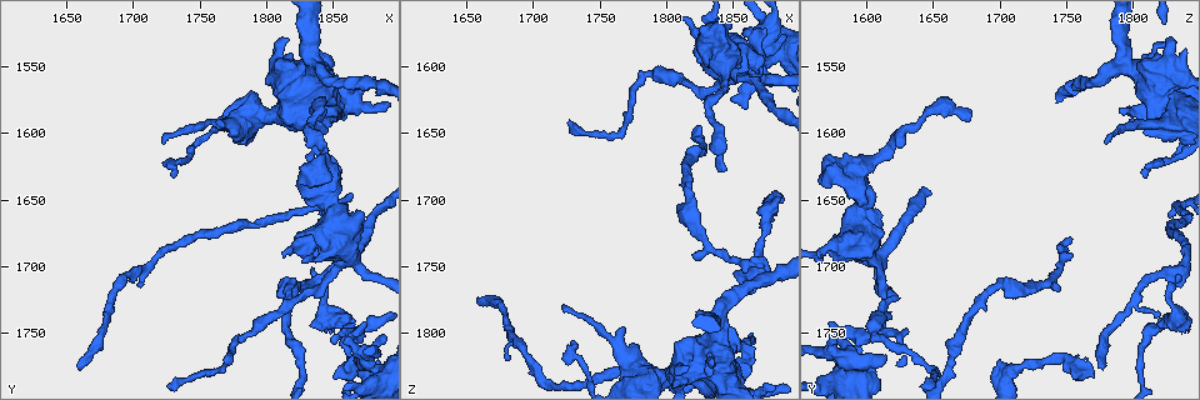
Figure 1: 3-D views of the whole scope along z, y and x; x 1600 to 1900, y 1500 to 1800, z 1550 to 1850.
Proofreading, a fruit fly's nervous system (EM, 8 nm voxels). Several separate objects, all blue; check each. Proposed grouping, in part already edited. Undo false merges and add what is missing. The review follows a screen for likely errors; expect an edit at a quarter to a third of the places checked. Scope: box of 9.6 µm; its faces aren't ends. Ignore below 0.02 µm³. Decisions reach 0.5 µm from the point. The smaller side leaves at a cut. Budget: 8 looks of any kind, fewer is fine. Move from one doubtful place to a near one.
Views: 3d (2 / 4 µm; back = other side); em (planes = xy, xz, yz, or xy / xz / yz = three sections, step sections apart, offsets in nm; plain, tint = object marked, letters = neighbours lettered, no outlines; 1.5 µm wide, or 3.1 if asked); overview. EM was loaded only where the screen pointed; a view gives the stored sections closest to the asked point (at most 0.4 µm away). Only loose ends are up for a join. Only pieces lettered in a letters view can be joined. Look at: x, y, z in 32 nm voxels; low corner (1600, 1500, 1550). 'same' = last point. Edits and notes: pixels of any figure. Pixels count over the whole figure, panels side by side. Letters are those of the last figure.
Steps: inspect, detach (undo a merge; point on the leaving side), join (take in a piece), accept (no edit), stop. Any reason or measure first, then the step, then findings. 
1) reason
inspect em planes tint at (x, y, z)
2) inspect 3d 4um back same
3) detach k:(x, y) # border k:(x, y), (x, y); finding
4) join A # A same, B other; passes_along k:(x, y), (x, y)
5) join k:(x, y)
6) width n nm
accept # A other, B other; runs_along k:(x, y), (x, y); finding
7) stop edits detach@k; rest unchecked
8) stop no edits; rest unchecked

tapers out
inspect 3d 2um back at (1658, 1776, 1776)

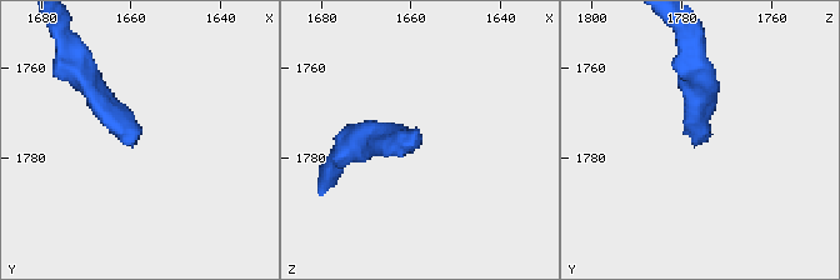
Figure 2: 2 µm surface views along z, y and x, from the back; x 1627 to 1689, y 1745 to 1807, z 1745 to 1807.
inspect em xz step 8 tint at (1659, 1776, 1777)

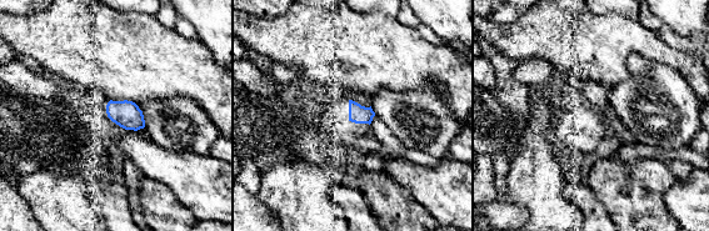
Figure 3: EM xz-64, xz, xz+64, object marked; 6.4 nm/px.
inspect em xy step 8 letters same

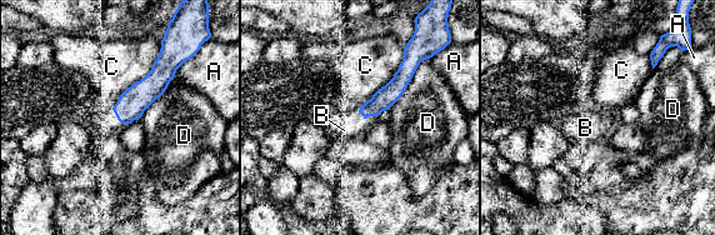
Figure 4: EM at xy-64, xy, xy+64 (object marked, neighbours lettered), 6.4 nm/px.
width 120 nm
join B # A other, B same, C other, D other; it goes on there

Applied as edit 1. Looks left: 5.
thick end
inspect 3d 4um back at (1806, 1550, 1806)

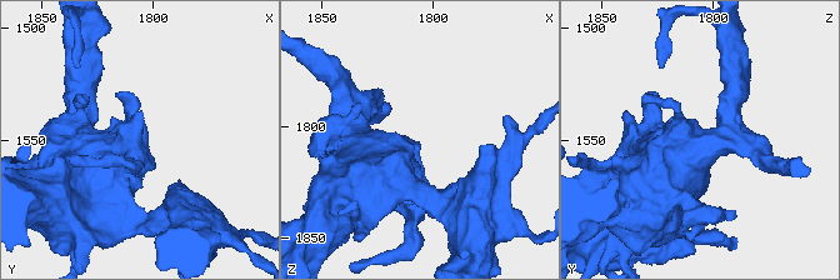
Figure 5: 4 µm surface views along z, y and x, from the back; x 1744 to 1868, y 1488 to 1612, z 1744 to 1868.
inspect em xy step 4 letters same

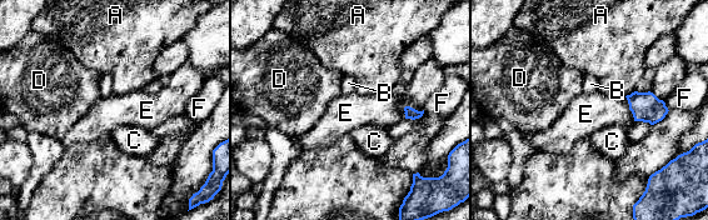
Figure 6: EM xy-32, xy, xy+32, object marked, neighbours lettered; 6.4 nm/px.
accept # A other, B other, C other, D other, E other, F other; border 6:(423, 109), (405, 106), (404, 118); none of them fits

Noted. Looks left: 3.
thick turns thin
inspect em 3.1um planes letters at (1848, 1584, 1808)

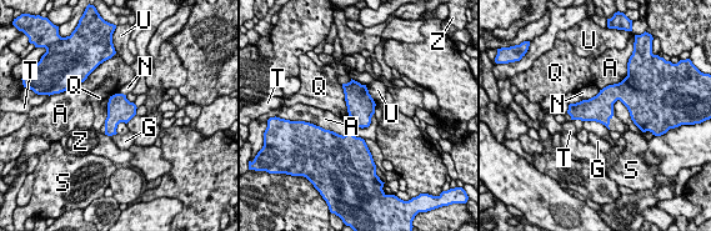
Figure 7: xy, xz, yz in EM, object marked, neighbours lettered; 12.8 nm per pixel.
longest_contact Q 420 nm
accept # A other, G other, N other, Q other, S other, T other, U other, Z other; one neuron here

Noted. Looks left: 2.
stop edits join@4; rest unchecked

